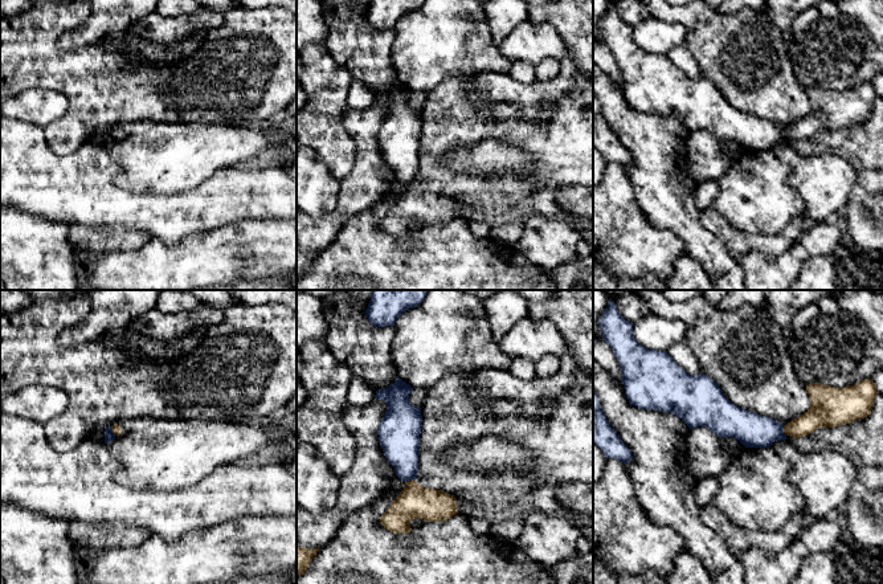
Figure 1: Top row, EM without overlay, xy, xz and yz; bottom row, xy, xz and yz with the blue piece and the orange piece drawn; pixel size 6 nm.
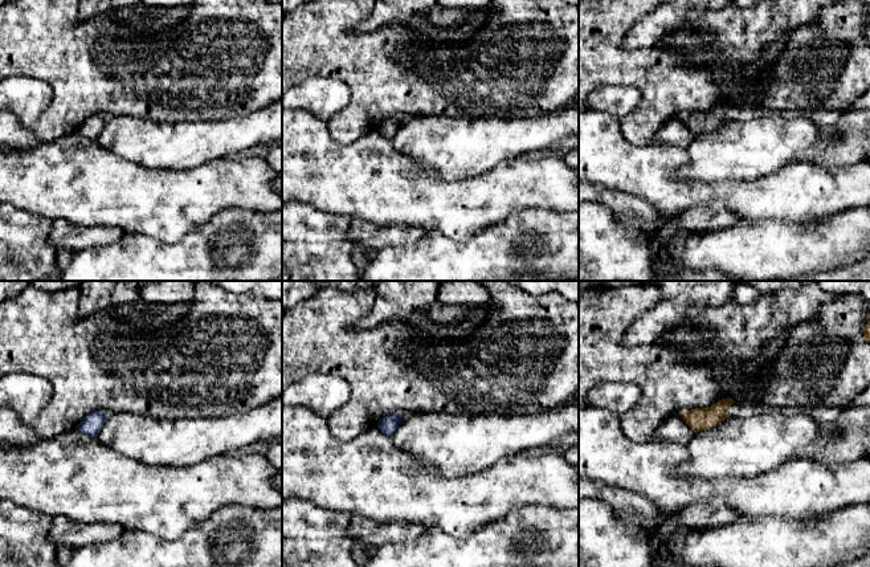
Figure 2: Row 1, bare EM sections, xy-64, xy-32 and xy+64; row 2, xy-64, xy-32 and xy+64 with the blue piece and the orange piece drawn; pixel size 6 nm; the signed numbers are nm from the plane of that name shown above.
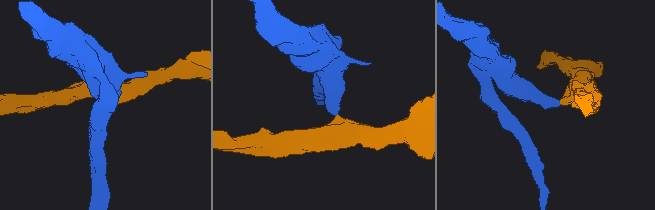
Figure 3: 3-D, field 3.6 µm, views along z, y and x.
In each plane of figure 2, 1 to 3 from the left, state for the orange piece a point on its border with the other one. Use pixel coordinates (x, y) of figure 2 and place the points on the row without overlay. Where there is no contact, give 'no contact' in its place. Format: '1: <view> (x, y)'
1: no contact
2: no contact
3: no contact

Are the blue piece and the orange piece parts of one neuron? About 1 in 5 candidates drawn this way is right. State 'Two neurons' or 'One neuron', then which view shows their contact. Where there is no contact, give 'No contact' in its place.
Two neurons. Touches blue in xz

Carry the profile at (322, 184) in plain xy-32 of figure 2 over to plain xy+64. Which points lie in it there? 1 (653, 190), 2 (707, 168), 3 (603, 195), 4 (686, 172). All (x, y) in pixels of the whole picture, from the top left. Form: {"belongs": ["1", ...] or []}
{"belongs": ["1"]}

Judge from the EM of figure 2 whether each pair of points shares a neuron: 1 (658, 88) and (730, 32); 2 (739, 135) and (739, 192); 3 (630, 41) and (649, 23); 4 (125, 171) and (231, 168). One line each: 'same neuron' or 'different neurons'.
1: different neurons
2: different neurons
3: same neuron
4: same neuron

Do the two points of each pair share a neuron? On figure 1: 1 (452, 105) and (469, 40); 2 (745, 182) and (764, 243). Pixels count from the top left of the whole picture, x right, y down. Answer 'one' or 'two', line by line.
1: two
2: two

